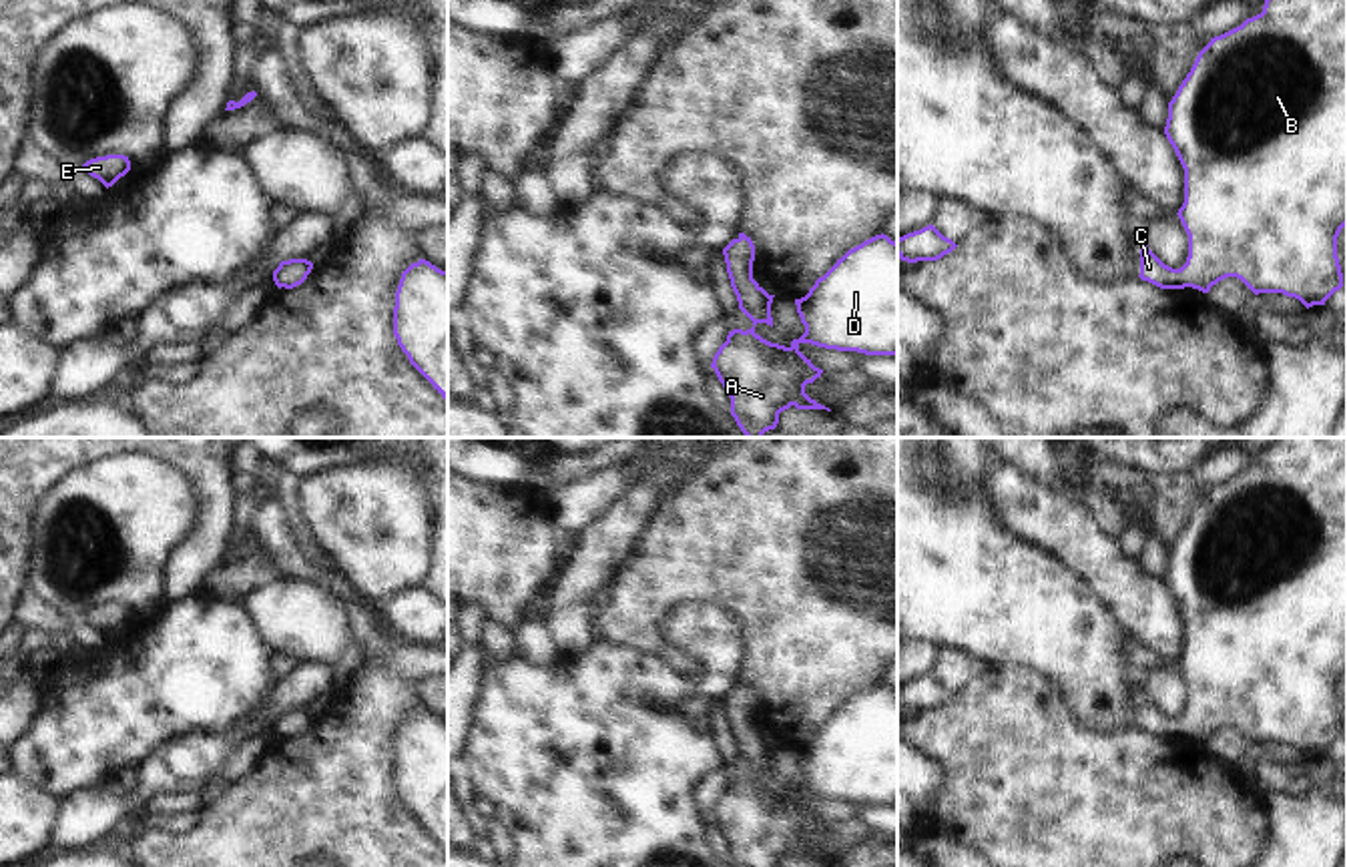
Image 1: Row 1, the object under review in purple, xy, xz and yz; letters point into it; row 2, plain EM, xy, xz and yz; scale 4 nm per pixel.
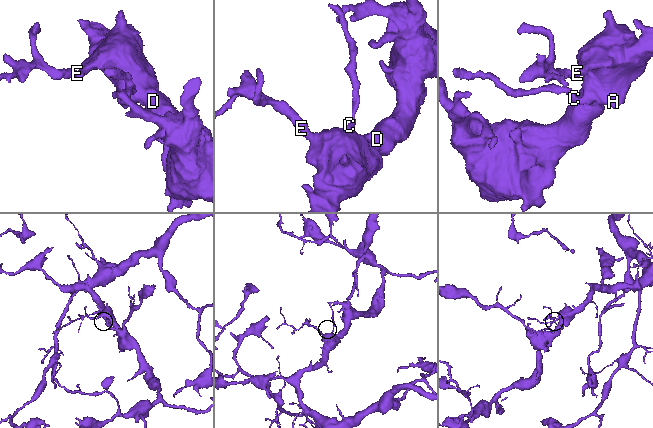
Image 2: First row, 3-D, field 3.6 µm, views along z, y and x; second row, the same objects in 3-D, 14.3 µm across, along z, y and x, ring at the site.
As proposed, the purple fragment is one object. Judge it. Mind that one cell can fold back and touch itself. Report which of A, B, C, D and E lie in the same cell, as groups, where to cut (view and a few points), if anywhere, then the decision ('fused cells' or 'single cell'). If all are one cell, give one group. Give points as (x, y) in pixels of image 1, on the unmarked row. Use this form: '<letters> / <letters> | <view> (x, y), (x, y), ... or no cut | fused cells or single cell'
A B C D E | no cut | single cell

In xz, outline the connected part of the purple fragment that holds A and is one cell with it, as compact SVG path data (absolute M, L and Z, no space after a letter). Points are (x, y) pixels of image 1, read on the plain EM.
M739 682L723 698L723 704L739 759L753 771L753 777L747 781L729 781L727 791L719 797L711 813L731 847L733 867L779 867L791 855L797 859L831 861L805 843L805 835L821 827L823 819L815 817L799 801L801 793L865 805L897 805L897 692L887 684L875 684L849 698L815 731L805 747L795 749L805 783L793 789L789 797L771 793L755 783L757 773L773 777L771 753L775 745L769 745L753 729L755 694L751 686Z

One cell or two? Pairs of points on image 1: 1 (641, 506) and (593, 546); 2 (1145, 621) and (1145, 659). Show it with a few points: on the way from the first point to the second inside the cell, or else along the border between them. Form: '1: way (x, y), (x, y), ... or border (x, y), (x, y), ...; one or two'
1: way (629, 516), (605, 540); one
2: border (1133, 637), (1175, 663); two

